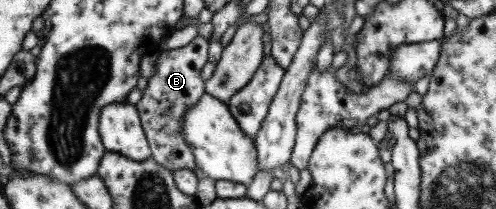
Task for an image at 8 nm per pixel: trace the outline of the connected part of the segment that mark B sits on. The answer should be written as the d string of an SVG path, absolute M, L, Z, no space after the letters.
M196 36L182 48L159 52L154 62L154 73L147 78L146 86L141 91L141 97L135 103L151 159L170 172L187 168L195 174L198 181L204 178L205 174L196 166L191 148L183 137L181 118L205 93L200 68L207 61L207 43L204 38Z

